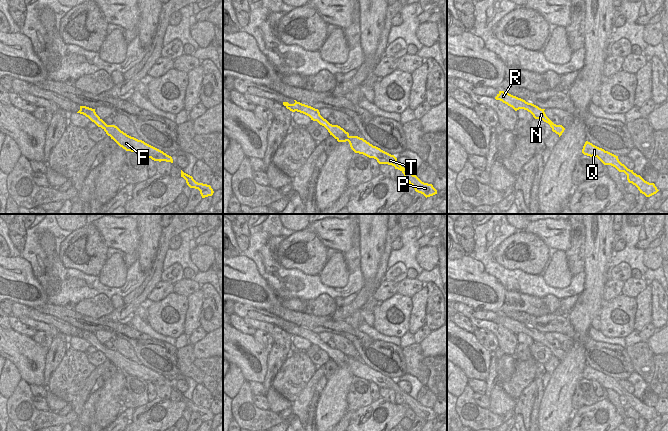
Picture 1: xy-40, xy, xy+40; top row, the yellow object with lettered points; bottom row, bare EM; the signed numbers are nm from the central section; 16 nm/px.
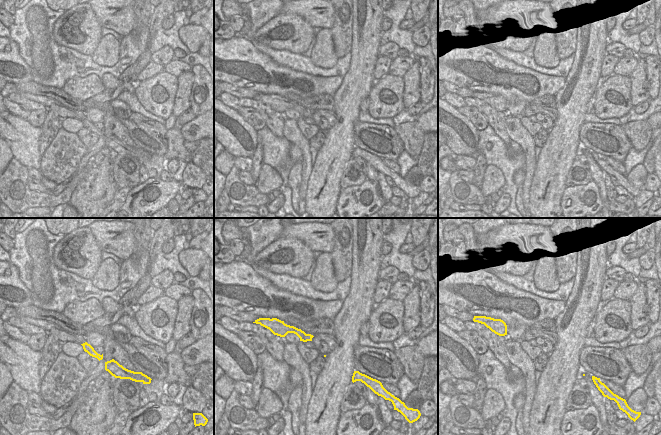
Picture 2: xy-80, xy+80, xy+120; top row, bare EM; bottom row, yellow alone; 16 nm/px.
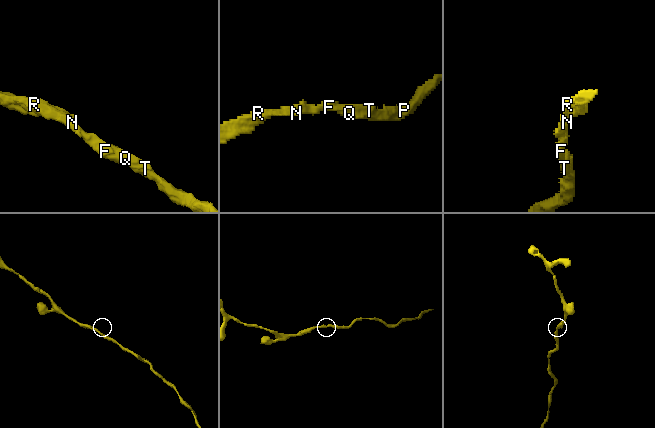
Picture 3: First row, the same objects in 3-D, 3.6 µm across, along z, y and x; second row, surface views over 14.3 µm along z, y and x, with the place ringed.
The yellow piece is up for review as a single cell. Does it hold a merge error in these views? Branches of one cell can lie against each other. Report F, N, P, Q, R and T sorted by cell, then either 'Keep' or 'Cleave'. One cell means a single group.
Groups: F N P Q R T. Keep.

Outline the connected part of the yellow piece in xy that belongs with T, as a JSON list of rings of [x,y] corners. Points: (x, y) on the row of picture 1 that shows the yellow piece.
[[[294,100],[294,104],[289,104],[288,102],[283,102],[283,105],[292,112],[300,112],[311,118],[313,121],[317,121],[320,125],[324,126],[330,135],[332,135],[338,142],[348,141],[351,149],[355,153],[363,154],[369,158],[374,158],[379,164],[388,164],[395,167],[395,169],[400,170],[404,174],[405,180],[413,186],[416,192],[423,194],[426,198],[437,194],[437,190],[432,184],[422,182],[416,175],[413,175],[409,170],[402,167],[397,158],[380,148],[373,146],[363,138],[358,136],[350,136],[343,128],[338,125],[330,124],[326,119],[324,119],[318,109],[311,106],[302,104]]]

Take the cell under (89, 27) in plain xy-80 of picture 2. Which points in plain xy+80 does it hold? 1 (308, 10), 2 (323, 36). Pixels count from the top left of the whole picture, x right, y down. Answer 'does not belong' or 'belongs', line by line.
1: does not belong
2: does not belong

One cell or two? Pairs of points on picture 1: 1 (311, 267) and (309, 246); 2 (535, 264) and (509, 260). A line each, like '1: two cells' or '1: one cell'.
1: one cell
2: one cell

